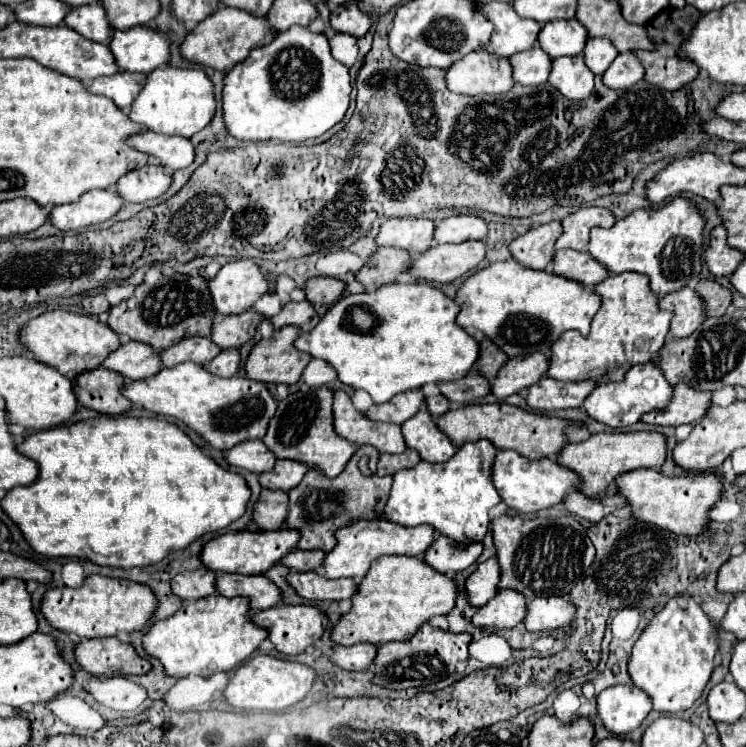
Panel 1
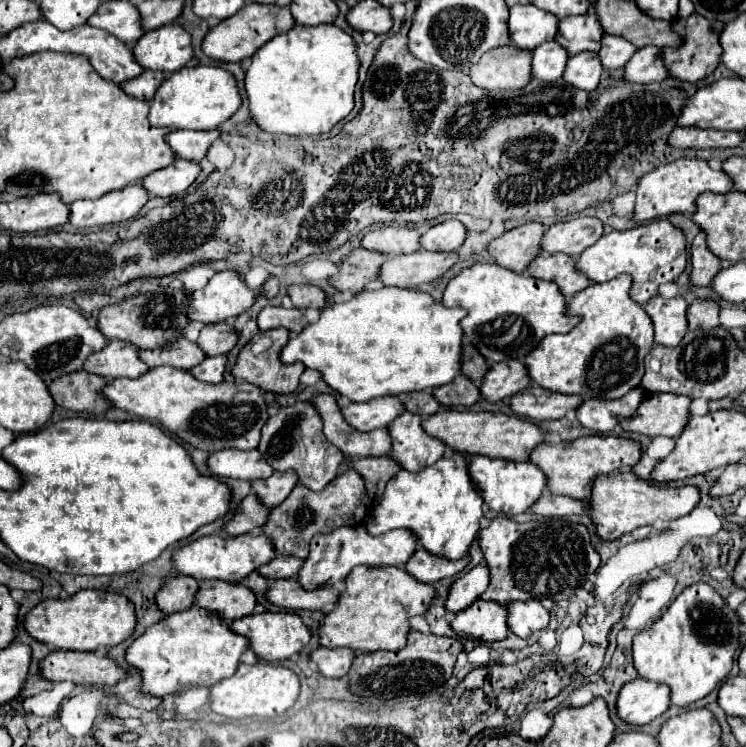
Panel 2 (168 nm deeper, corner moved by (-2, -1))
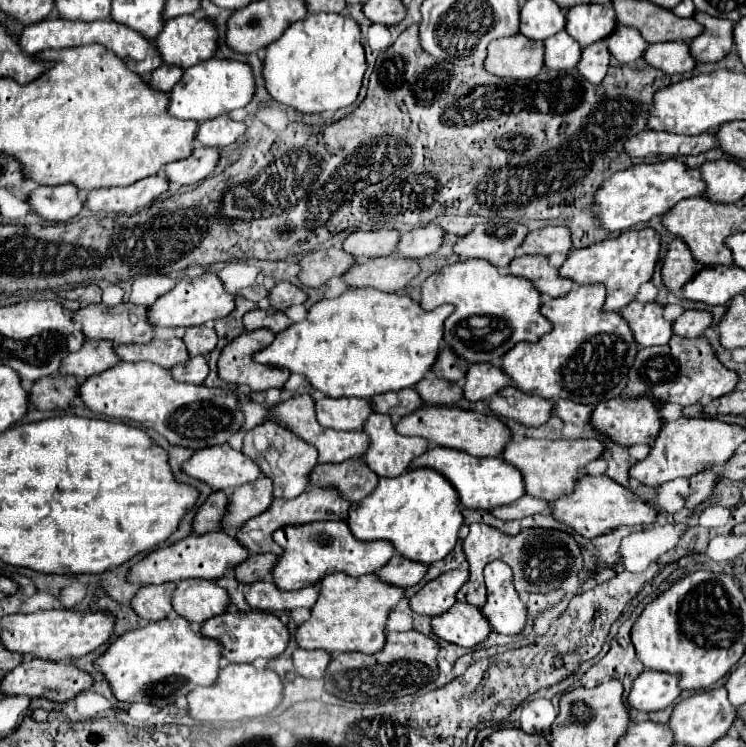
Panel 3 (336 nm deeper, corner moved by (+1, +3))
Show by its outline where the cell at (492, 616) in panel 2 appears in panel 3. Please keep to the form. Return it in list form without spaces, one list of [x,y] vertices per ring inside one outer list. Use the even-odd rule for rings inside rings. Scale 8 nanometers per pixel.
[[[455,603],[447,613],[431,619],[431,631],[447,643],[475,647],[491,633],[491,627],[481,609],[469,603]]]

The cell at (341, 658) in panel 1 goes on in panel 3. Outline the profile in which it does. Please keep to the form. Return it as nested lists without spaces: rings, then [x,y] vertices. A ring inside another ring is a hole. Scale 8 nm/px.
[[[305,649],[293,651],[295,671],[307,679],[321,679],[329,661],[331,661],[331,655],[325,651],[305,651]]]

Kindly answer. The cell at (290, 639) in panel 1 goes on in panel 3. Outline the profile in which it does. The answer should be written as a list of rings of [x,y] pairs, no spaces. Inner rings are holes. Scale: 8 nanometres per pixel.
[[[237,611],[215,615],[201,625],[199,633],[203,637],[219,641],[223,645],[223,657],[229,663],[253,663],[255,659],[273,659],[285,651],[289,641],[287,625],[281,623],[279,617],[265,611]]]

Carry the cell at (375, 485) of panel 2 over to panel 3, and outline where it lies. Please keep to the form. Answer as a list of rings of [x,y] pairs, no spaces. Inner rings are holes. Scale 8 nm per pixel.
[[[347,459],[333,465],[317,465],[309,473],[309,483],[321,489],[337,489],[347,501],[365,499],[375,487],[379,477],[359,459]]]

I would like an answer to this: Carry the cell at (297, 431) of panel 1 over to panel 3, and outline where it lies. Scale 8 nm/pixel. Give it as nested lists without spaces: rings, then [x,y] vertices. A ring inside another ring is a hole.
[[[265,421],[263,425],[257,425],[247,431],[241,451],[259,465],[265,477],[273,481],[273,497],[283,499],[293,499],[301,495],[309,485],[311,469],[317,465],[317,449],[313,449],[313,445],[307,445],[297,435],[273,421]]]

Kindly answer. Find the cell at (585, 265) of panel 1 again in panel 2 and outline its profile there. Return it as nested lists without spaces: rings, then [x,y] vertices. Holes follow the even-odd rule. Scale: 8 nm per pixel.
[[[542,253],[532,261],[532,265],[528,265],[528,273],[536,279],[556,281],[556,285],[566,297],[572,297],[588,287],[588,279],[576,269],[576,259],[566,253]]]

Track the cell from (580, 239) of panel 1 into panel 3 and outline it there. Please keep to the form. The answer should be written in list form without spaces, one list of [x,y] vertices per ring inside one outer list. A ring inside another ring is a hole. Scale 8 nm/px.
[[[563,225],[531,231],[527,233],[519,251],[527,255],[545,255],[545,257],[551,253],[569,253],[571,251],[571,231]]]

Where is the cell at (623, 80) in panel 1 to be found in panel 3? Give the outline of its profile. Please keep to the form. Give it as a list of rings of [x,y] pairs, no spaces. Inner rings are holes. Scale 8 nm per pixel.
[[[655,43],[655,45],[649,45],[645,59],[653,67],[657,67],[669,75],[689,73],[697,65],[693,55],[689,53],[689,43]]]

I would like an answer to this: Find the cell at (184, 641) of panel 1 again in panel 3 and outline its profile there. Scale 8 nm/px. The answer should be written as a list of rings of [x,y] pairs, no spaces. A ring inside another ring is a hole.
[[[175,617],[173,621],[163,619],[125,631],[99,659],[95,659],[93,665],[107,679],[117,701],[147,701],[157,707],[167,707],[175,701],[175,697],[187,695],[199,685],[211,685],[219,673],[219,659],[221,645],[215,639],[201,637],[189,621]],[[131,685],[135,687],[131,689]]]

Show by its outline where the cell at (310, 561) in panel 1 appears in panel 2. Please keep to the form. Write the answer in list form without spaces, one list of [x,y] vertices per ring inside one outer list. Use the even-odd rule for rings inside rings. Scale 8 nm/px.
[[[276,555],[268,565],[260,569],[260,573],[266,575],[268,579],[294,579],[296,571],[300,571],[300,565],[304,565],[304,559],[290,555]]]

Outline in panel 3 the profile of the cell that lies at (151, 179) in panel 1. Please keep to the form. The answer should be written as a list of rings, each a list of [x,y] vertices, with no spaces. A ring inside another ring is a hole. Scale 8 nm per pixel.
[[[197,147],[191,157],[165,165],[165,175],[171,183],[195,185],[213,173],[213,169],[219,163],[219,157],[219,149]]]

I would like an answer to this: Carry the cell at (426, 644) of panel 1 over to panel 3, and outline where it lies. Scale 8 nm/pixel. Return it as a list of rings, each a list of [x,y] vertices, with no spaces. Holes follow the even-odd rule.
[[[417,631],[387,633],[385,647],[373,655],[365,655],[365,653],[333,655],[323,677],[325,691],[339,699],[355,701],[355,703],[381,703],[417,693],[437,679],[439,673],[437,653],[439,653],[439,645]]]

